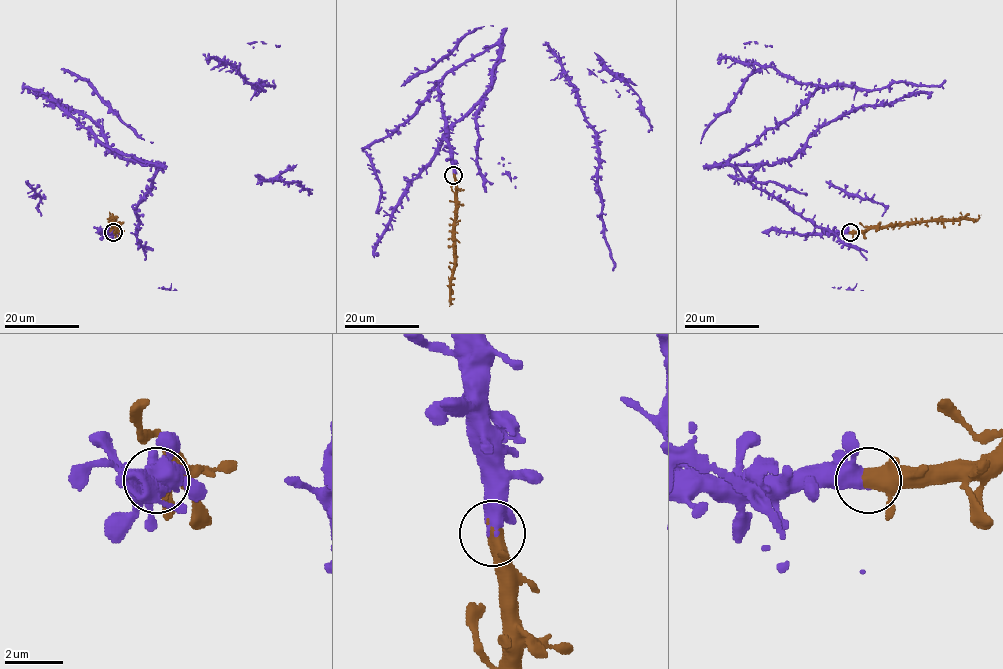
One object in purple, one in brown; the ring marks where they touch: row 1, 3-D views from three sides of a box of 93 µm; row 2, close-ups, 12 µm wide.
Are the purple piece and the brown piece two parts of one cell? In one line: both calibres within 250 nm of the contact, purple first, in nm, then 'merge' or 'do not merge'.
500/420 nm | merge

